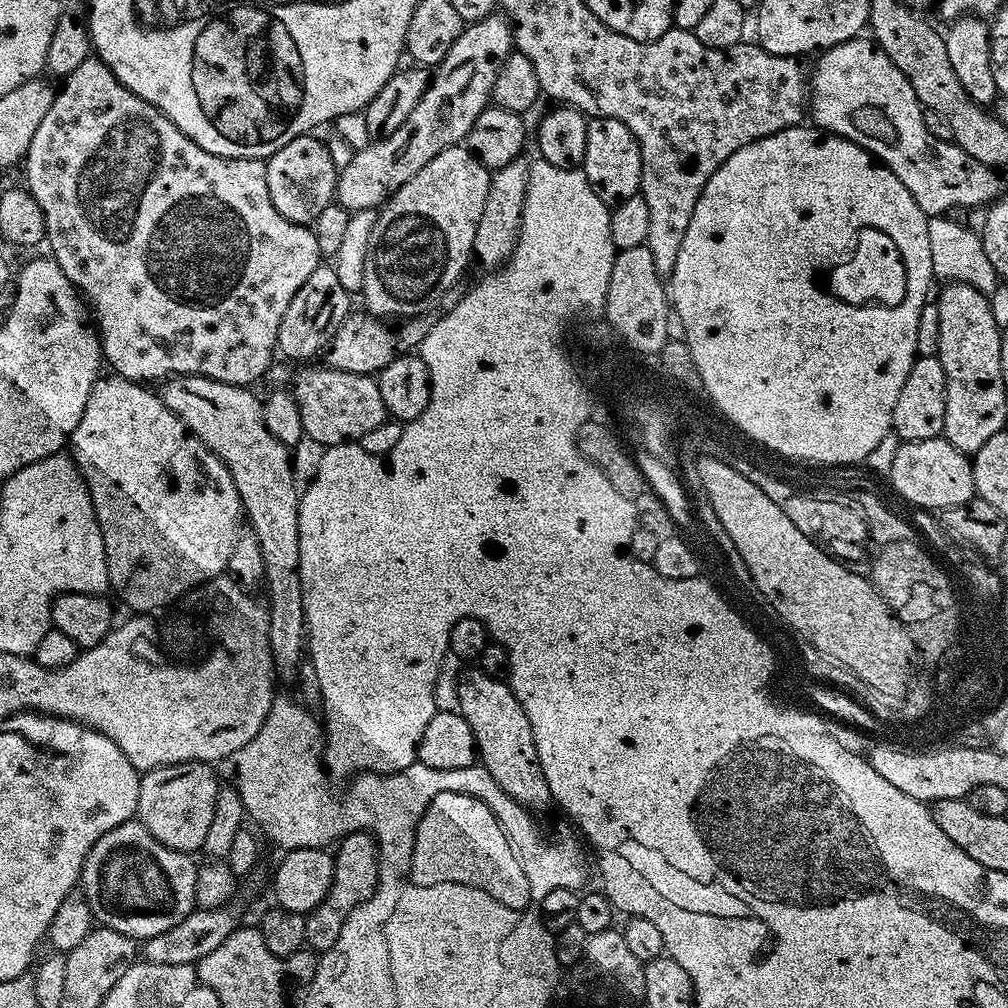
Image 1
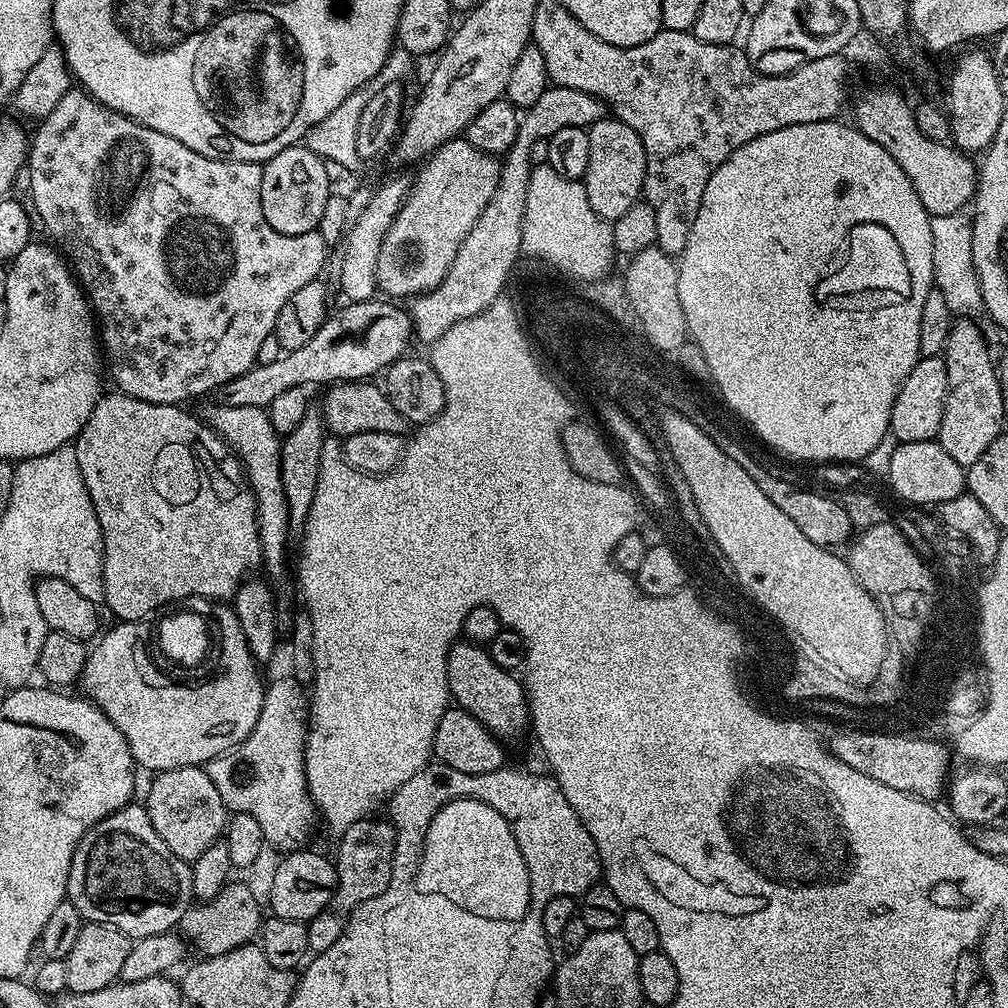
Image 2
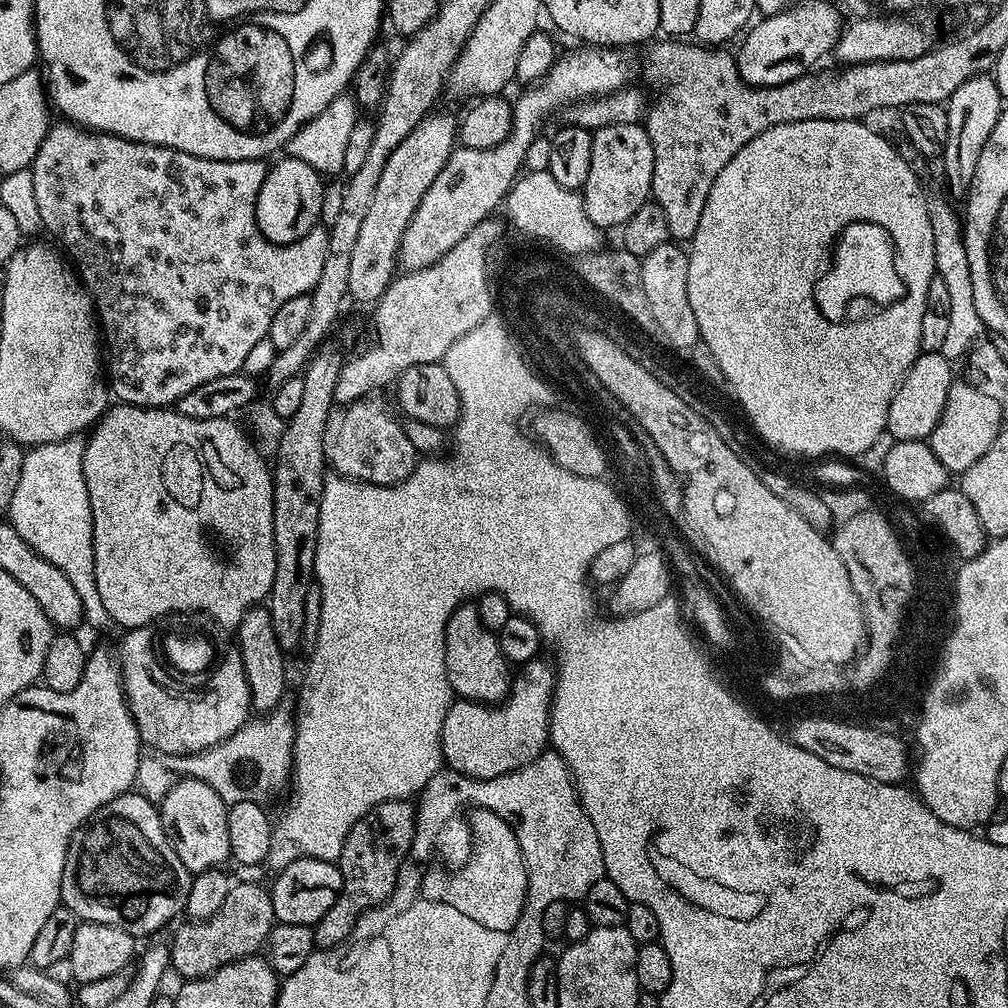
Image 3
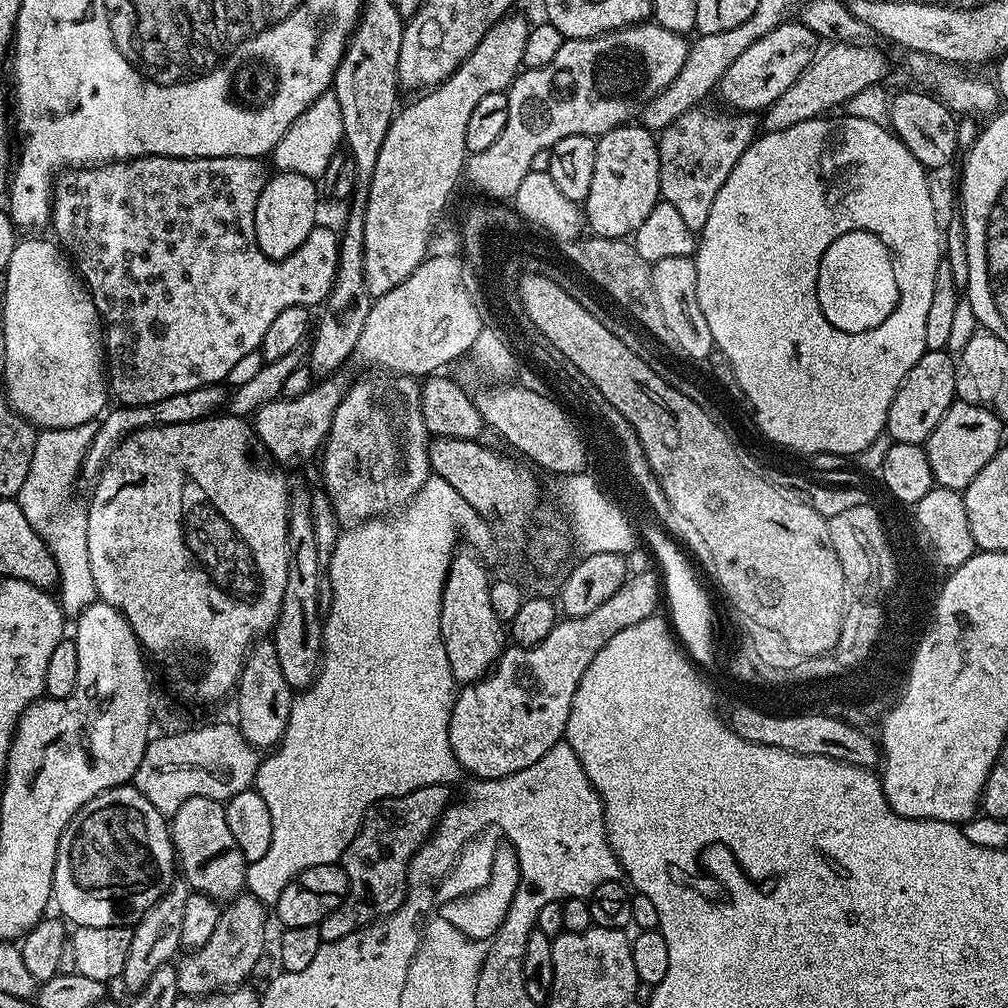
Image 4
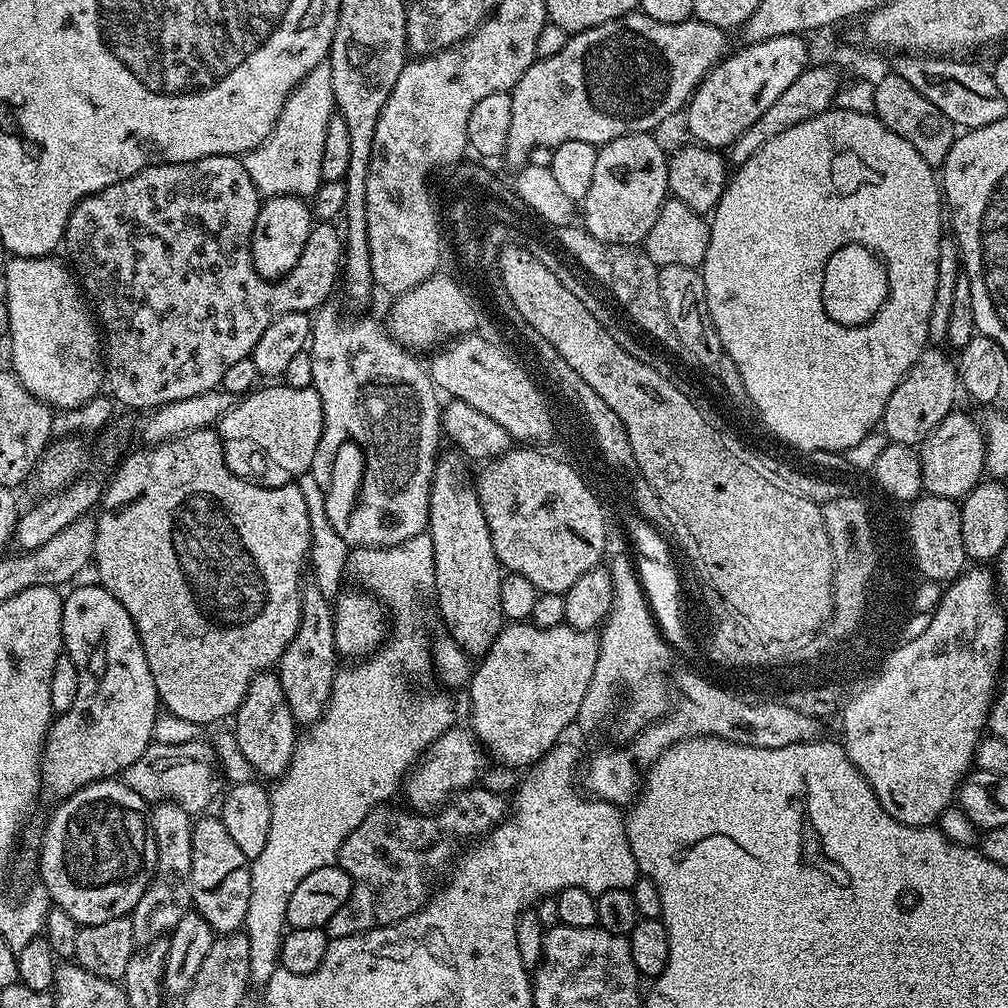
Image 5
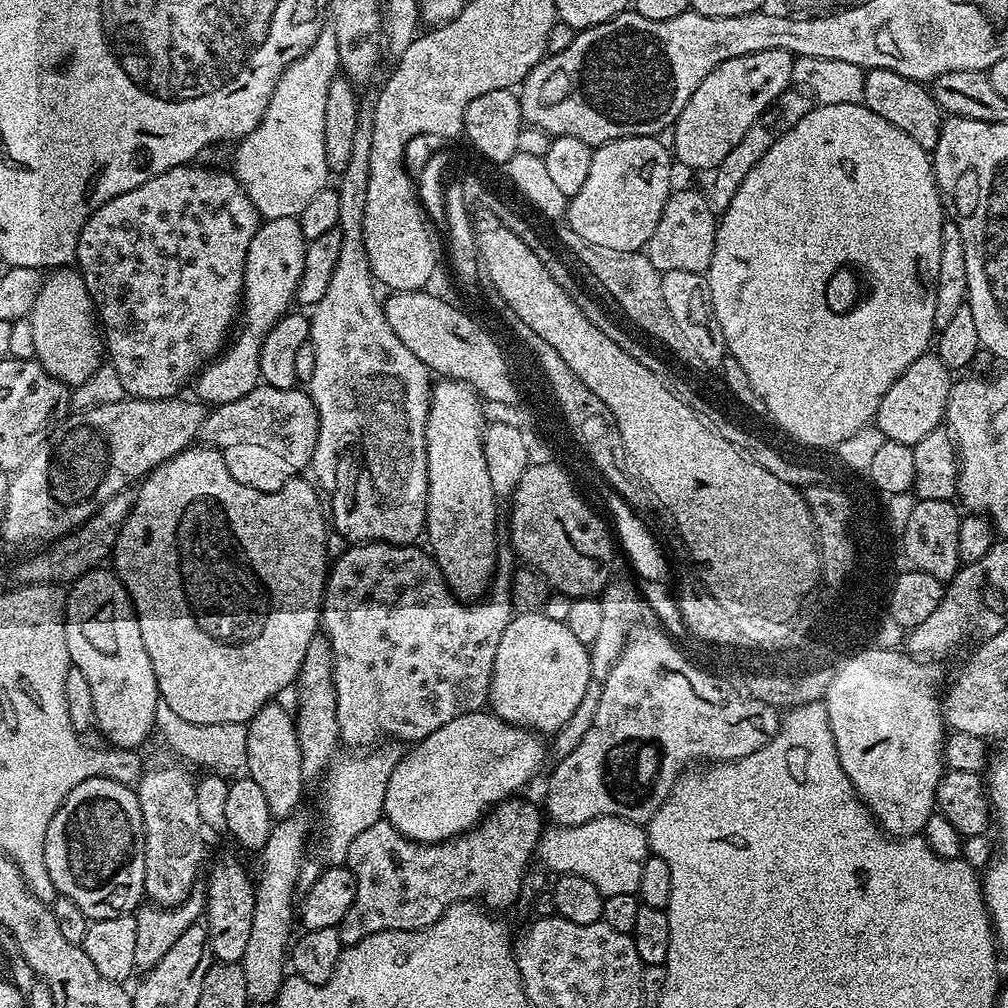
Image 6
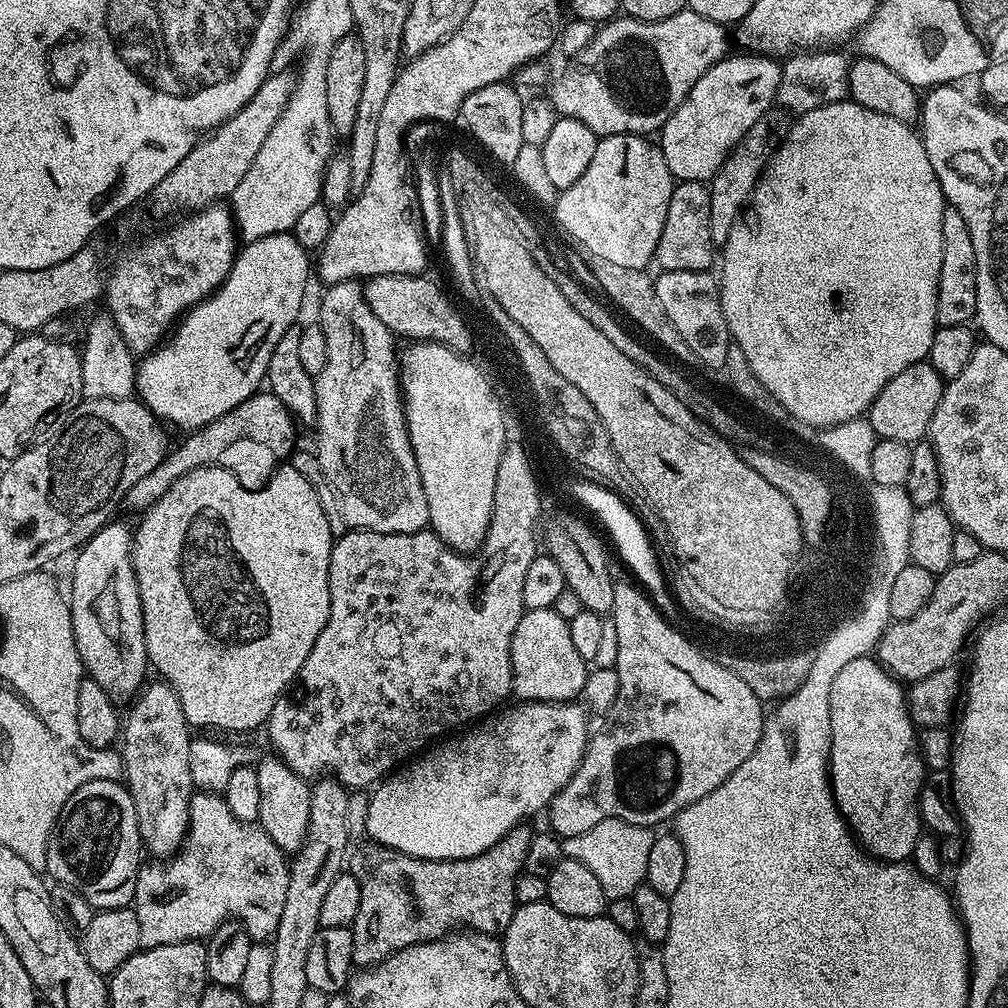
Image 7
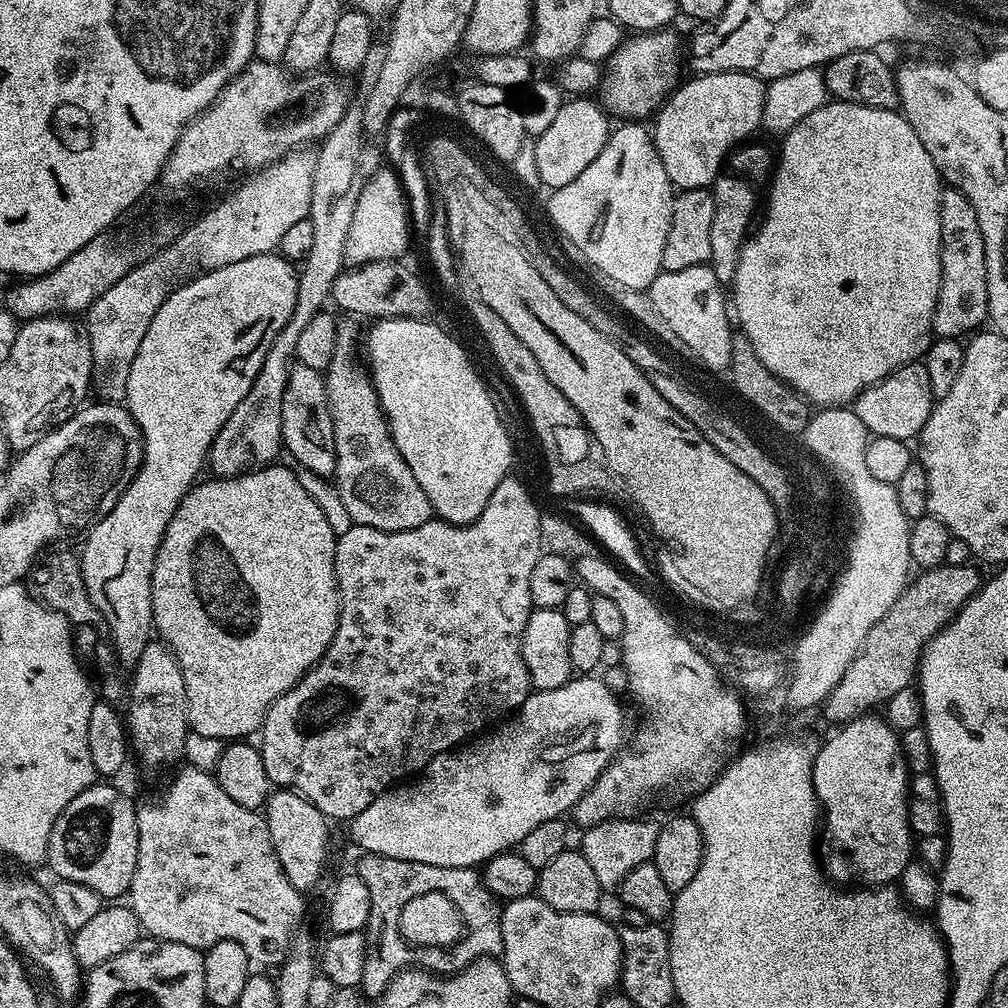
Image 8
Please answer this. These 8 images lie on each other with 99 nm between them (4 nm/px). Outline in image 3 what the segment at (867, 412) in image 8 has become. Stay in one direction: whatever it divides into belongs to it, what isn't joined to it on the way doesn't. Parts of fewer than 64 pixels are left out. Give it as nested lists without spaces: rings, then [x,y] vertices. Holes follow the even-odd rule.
[[[921,351],[914,363],[908,367],[907,374],[900,379],[900,385],[892,395],[888,407],[888,431],[893,441],[923,440],[931,436],[934,426],[942,418],[942,410],[946,406],[946,398],[950,394],[950,386],[954,383],[952,376],[953,361],[947,360],[940,352]]]

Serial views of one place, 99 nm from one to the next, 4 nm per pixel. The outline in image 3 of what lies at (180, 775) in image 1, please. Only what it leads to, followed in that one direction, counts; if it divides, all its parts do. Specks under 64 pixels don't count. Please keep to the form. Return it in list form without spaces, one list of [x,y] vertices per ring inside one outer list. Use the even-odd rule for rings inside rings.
[[[180,778],[158,801],[160,821],[172,849],[193,873],[223,865],[230,856],[230,834],[226,831],[229,805],[209,784],[201,780]]]

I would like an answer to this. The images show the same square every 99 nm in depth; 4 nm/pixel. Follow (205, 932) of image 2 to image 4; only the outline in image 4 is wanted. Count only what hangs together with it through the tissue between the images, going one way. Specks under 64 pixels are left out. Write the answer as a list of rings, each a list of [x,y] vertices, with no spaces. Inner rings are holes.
[[[247,894],[234,897],[228,905],[225,903],[214,934],[210,934],[204,946],[189,951],[176,968],[180,995],[213,996],[216,992],[241,987],[264,952],[264,912],[265,905]]]

